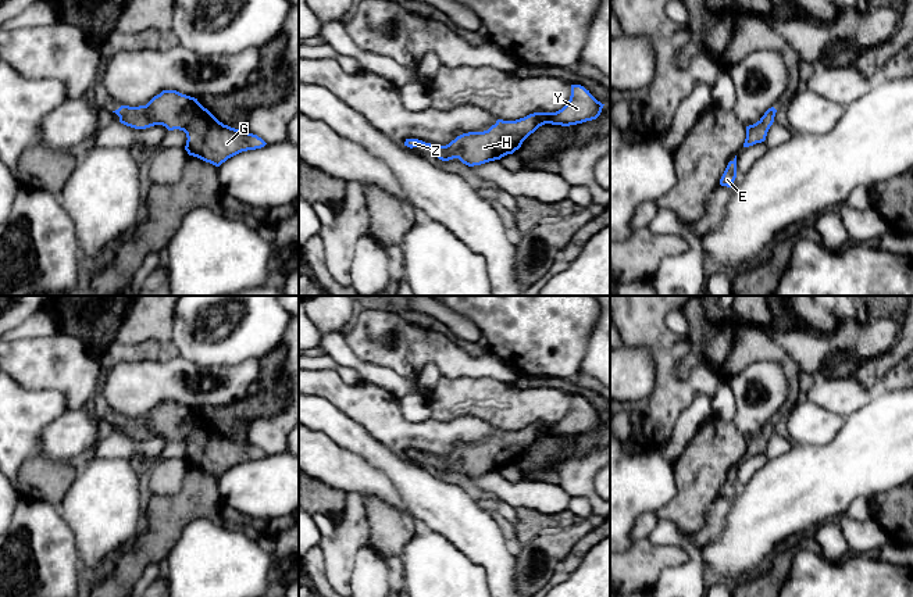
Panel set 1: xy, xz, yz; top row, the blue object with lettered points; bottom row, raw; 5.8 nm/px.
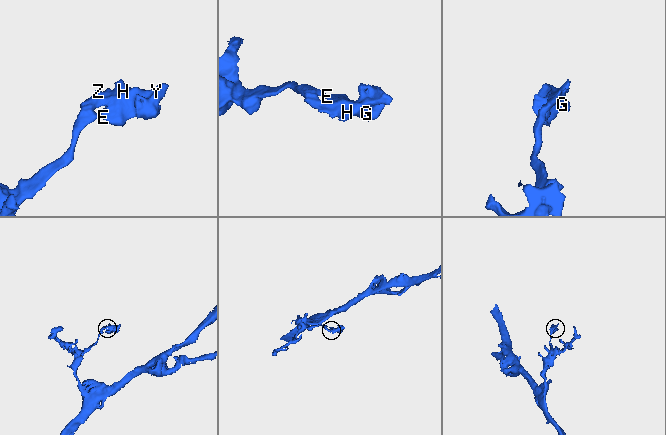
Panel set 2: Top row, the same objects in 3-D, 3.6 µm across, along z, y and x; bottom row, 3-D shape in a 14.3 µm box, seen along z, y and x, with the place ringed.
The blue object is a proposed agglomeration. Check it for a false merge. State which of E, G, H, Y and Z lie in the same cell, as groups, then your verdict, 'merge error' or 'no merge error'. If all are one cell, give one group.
groups E G H Y Z; no merge error

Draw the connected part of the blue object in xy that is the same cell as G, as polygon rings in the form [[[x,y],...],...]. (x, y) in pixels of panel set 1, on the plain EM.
[[[163,401],[146,417],[121,417],[113,423],[121,435],[135,440],[163,436],[168,442],[183,442],[188,465],[215,478],[242,462],[267,455],[257,446],[224,436],[197,410],[176,401]]]

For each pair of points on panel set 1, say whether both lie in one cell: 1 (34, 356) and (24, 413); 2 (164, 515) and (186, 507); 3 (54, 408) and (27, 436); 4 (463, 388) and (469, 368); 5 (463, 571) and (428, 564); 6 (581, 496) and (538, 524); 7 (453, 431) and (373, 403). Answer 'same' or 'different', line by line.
1: different
2: same
3: same
4: different
5: same
6: different
7: same

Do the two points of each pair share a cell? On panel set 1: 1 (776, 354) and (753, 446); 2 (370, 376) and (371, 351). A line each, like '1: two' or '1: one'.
1: one
2: two

